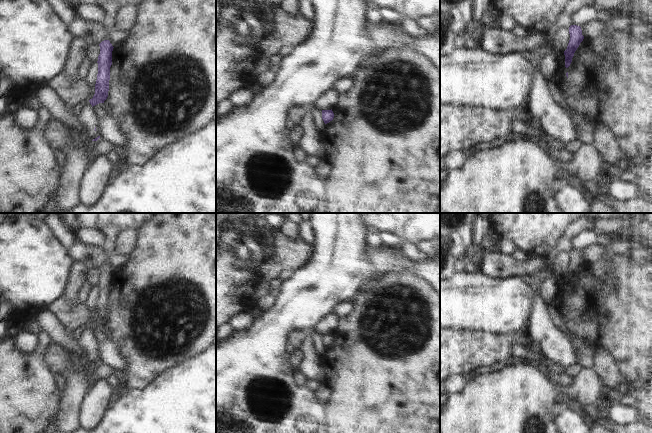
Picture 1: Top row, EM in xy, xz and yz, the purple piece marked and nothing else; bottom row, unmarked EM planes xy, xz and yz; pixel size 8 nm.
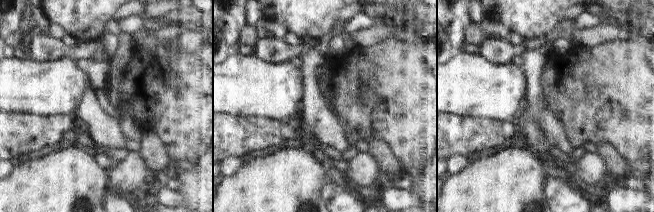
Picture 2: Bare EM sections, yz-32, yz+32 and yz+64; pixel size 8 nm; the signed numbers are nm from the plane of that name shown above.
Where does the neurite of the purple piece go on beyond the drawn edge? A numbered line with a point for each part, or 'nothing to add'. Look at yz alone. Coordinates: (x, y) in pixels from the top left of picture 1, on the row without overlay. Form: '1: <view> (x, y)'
nothing to add

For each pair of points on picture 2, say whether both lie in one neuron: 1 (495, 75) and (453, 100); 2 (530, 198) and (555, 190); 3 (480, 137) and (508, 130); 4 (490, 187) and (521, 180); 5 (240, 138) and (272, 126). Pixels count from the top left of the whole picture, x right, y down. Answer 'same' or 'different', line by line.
1: same
2: different
3: different
4: same
5: same

